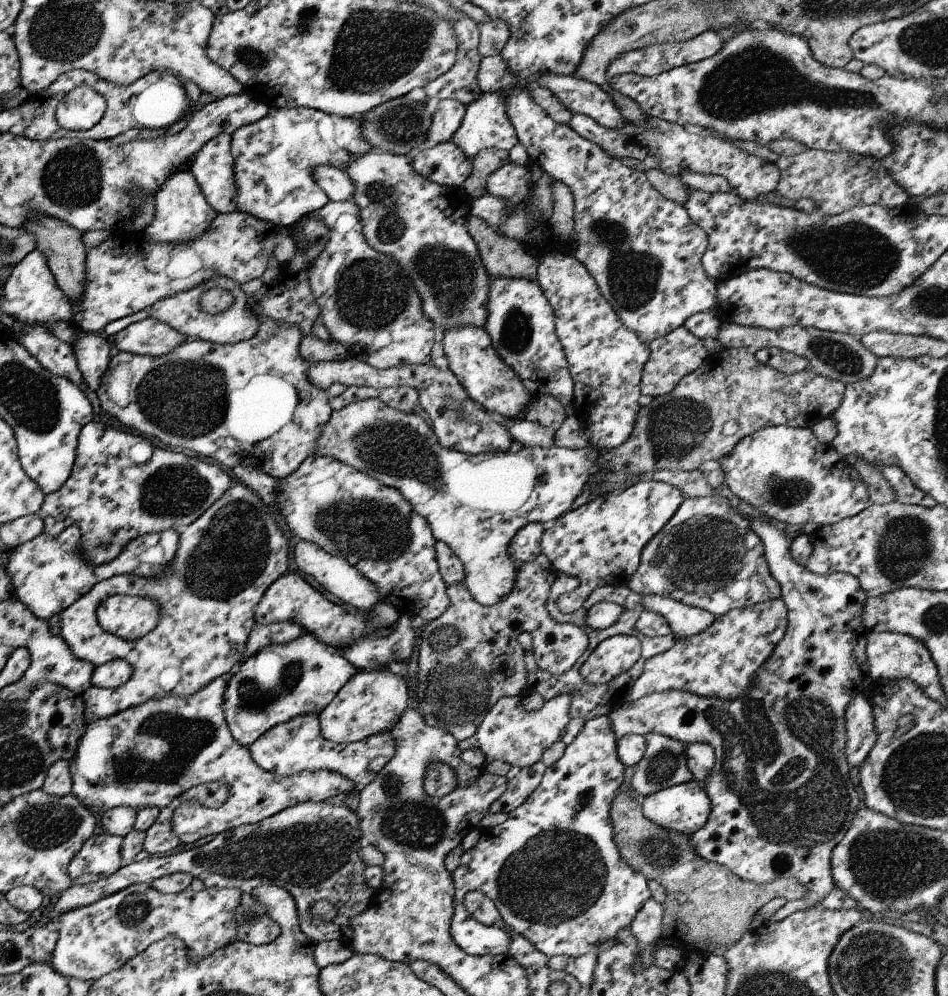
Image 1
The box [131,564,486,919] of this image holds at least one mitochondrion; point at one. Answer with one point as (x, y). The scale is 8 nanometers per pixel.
(277, 852)

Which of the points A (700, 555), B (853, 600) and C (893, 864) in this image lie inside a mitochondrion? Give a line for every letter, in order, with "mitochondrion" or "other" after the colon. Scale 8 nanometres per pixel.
A: mitochondrion
B: other
C: mitochondrion

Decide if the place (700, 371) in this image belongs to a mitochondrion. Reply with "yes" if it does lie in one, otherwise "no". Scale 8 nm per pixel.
no

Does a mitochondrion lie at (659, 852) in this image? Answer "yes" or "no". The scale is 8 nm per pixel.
yes

